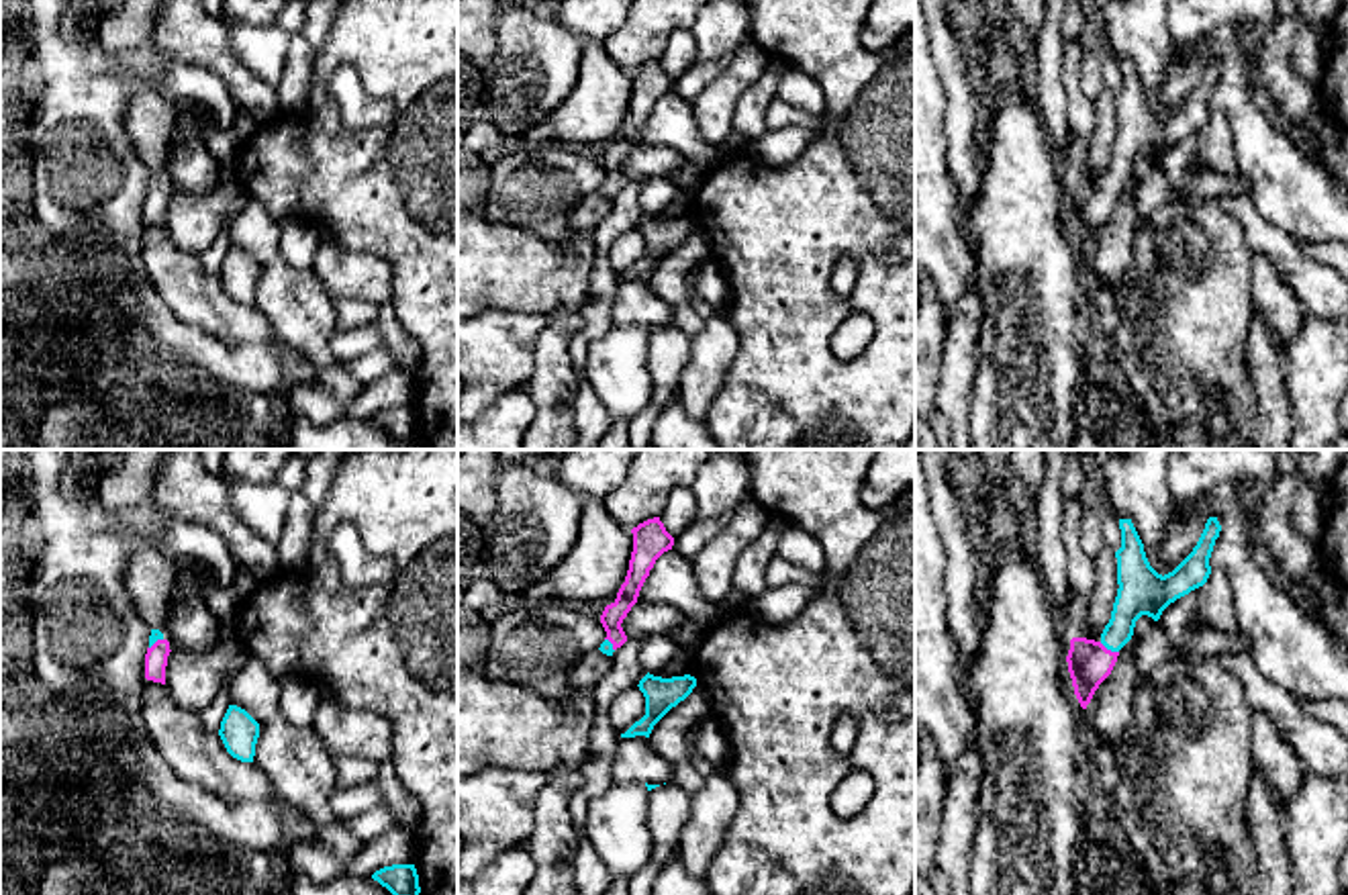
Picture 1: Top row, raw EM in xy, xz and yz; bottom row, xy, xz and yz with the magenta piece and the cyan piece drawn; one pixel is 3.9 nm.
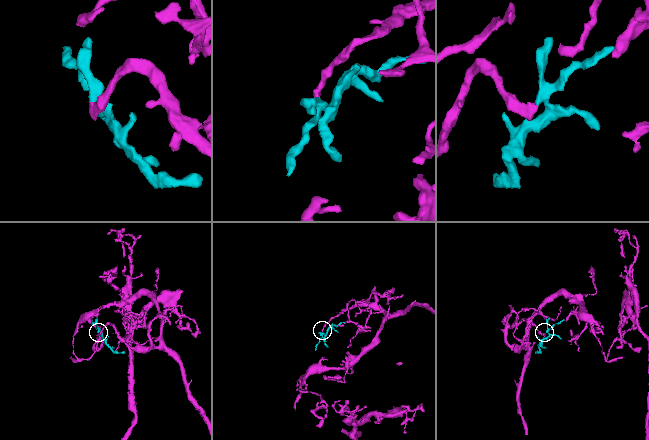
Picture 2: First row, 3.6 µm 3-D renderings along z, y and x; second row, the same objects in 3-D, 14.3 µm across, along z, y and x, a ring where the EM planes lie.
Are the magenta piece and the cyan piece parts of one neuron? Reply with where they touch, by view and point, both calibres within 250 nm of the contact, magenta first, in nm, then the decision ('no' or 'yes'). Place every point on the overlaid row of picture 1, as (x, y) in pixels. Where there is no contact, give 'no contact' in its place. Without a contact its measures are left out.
meets magenta in yz at (1110, 650); 180 nm thick on the magenta side, 160 nm on the other; yes

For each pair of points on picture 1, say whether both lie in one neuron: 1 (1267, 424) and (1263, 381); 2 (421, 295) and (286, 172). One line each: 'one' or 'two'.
1: one
2: one

